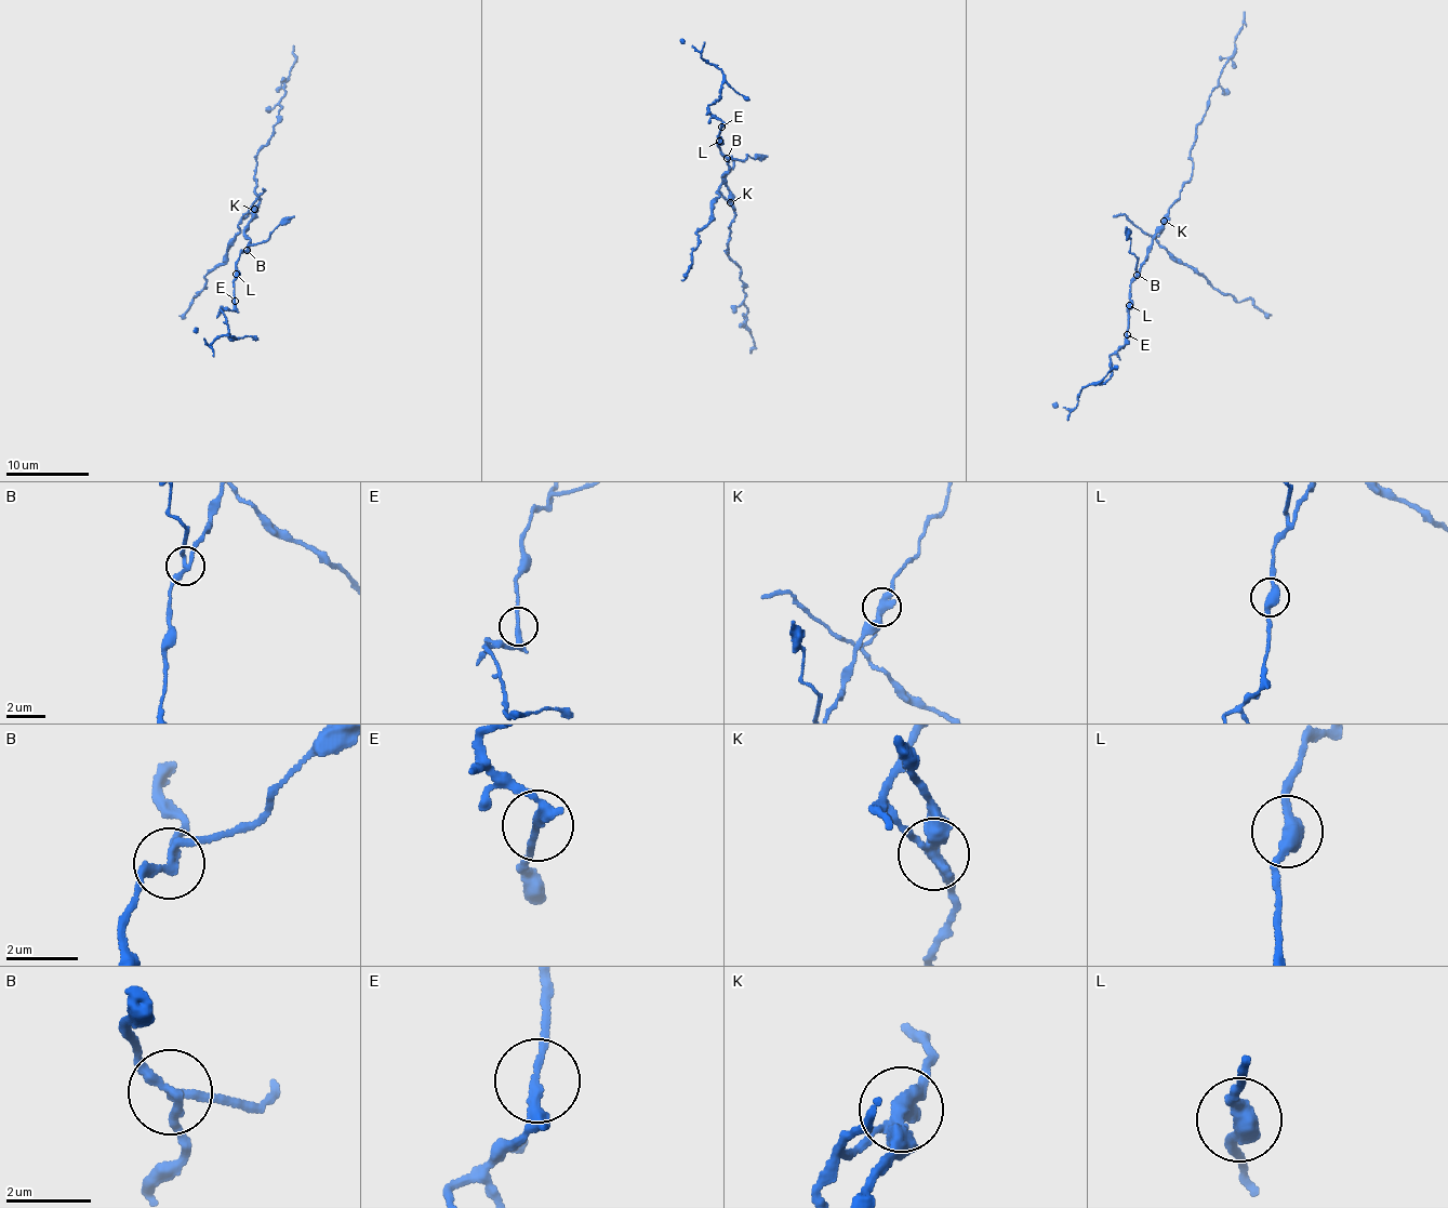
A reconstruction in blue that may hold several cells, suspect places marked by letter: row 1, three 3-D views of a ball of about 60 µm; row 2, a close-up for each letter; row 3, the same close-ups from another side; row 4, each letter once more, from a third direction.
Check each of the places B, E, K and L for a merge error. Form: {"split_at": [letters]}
{"split_at": ["B", "K"]}

